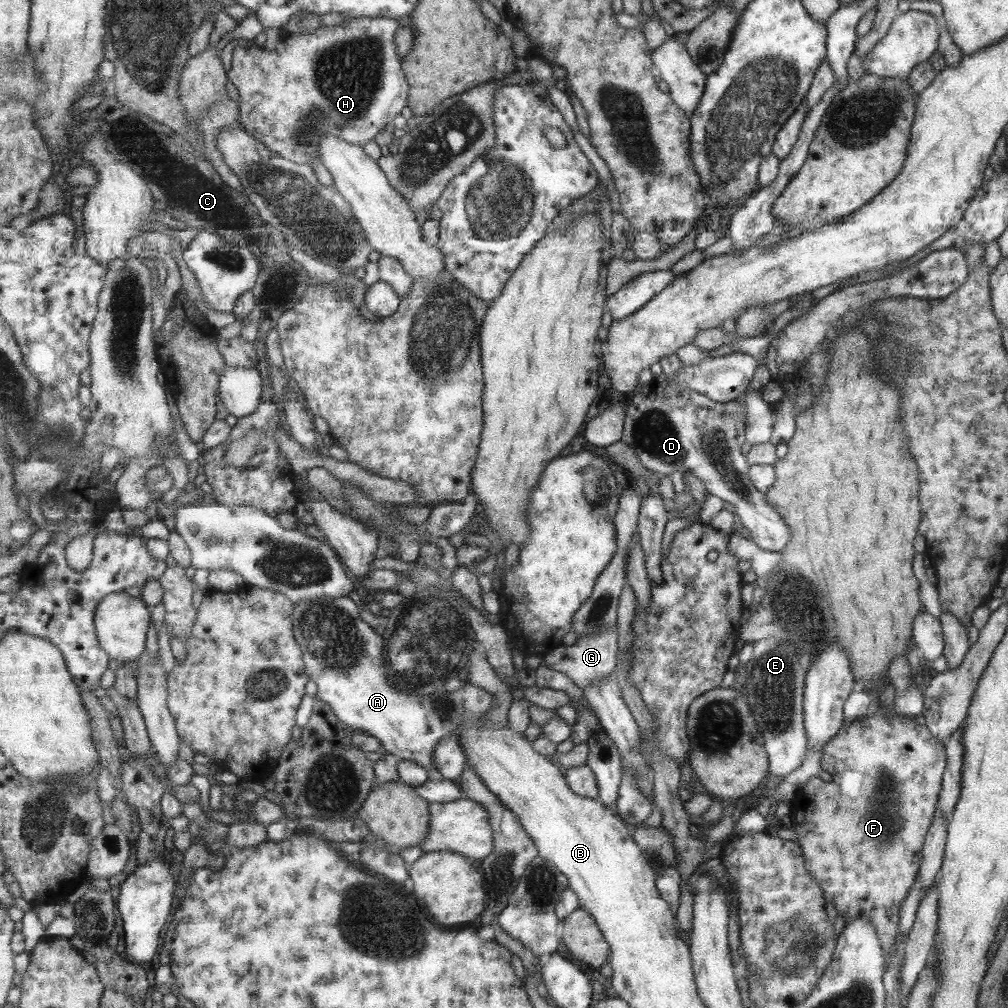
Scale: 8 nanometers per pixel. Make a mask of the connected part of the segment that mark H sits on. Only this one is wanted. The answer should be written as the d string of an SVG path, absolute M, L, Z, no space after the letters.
M359 17L349 18L343 24L337 26L327 26L318 28L311 34L293 34L281 36L274 50L267 51L261 45L251 47L241 47L234 45L232 67L228 70L230 82L236 87L240 97L239 104L241 109L242 126L252 134L259 142L265 143L271 150L277 151L283 158L298 163L307 163L315 158L320 159L320 142L323 137L333 135L345 139L348 143L365 146L389 124L395 116L401 114L401 110L408 106L410 84L406 77L403 65L403 57L397 52L395 35L399 22L394 18L385 17Z

